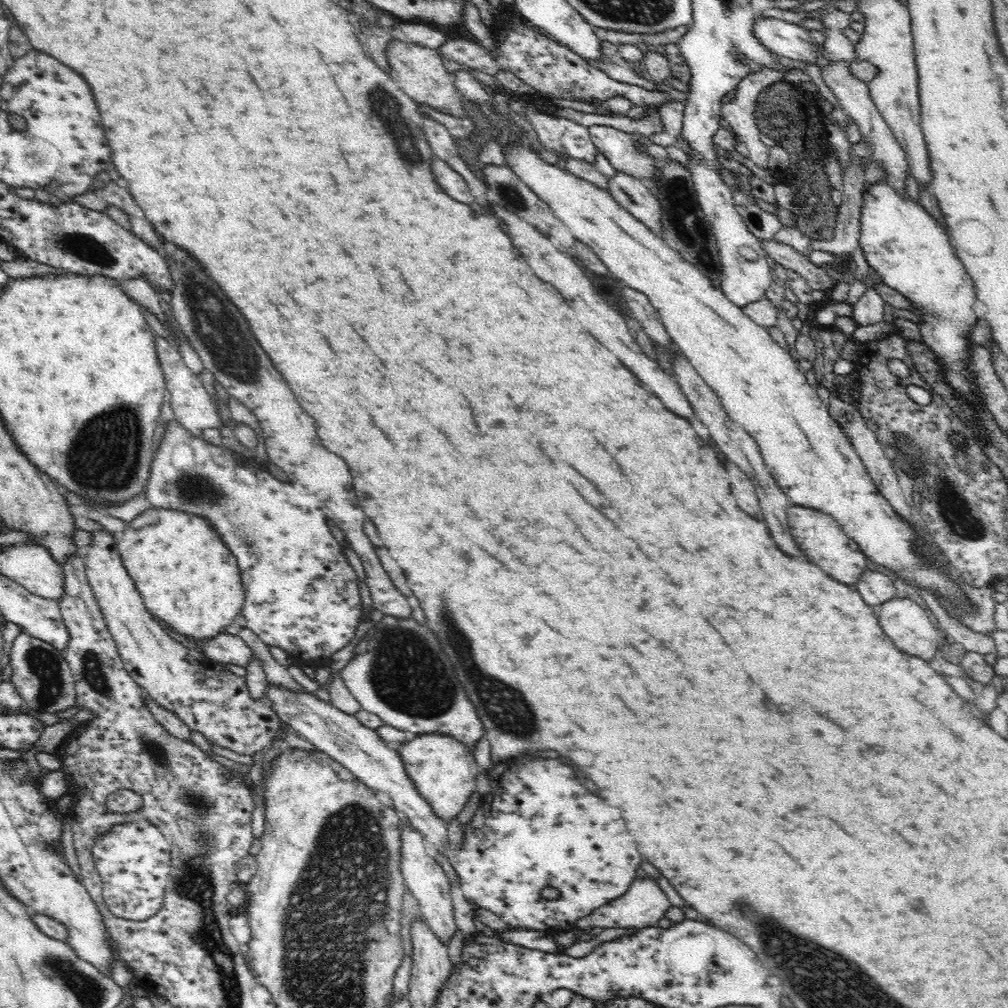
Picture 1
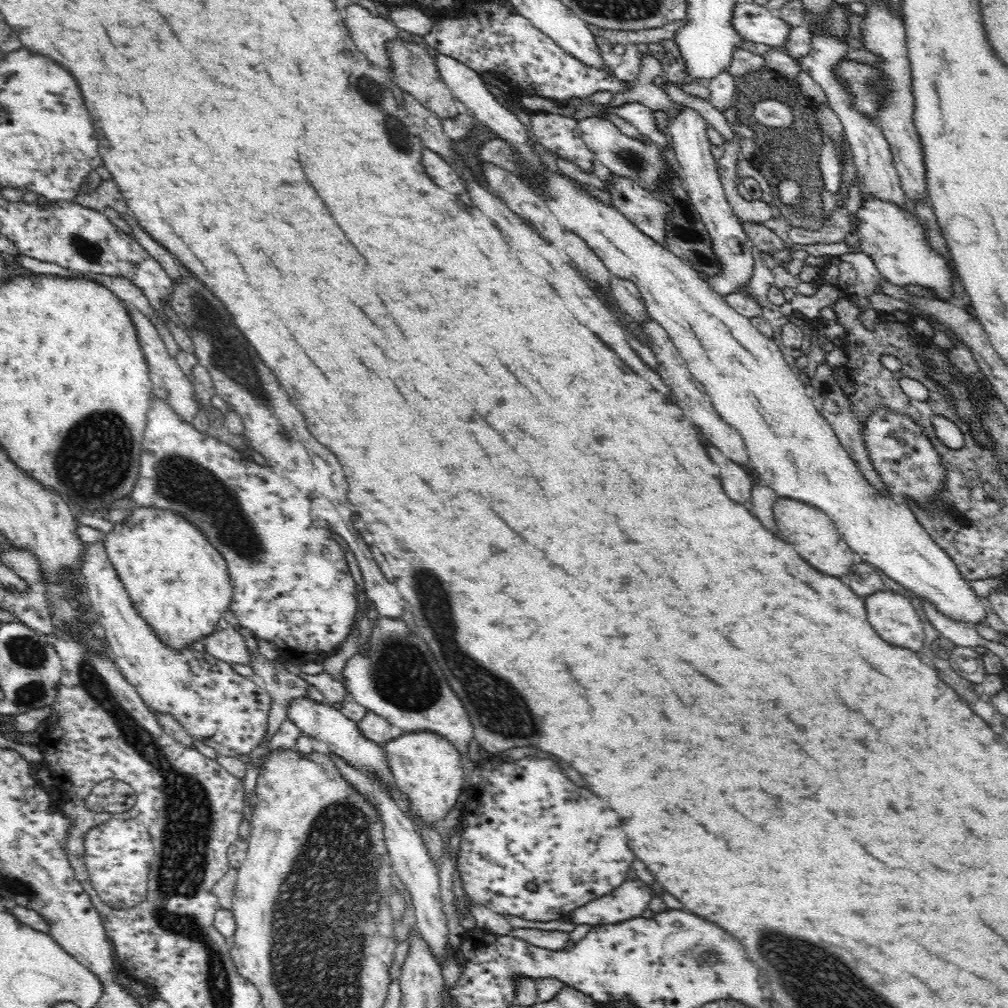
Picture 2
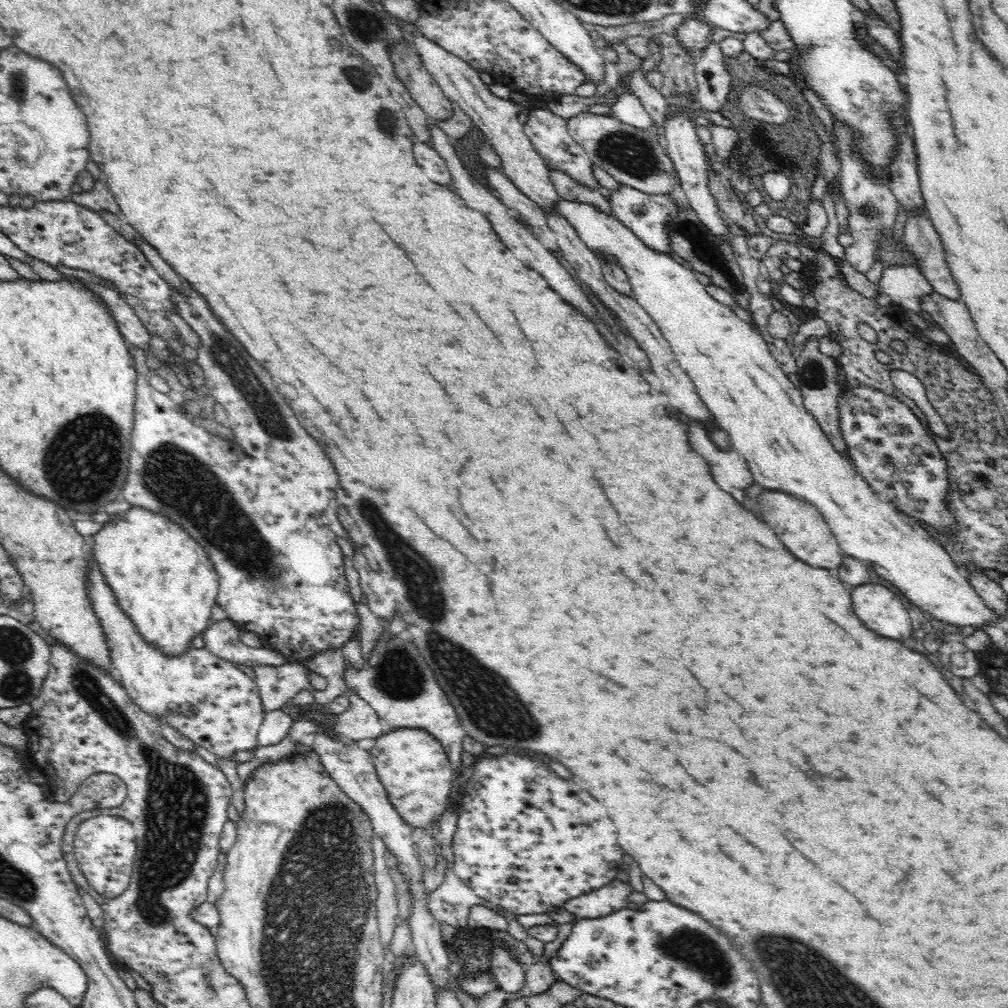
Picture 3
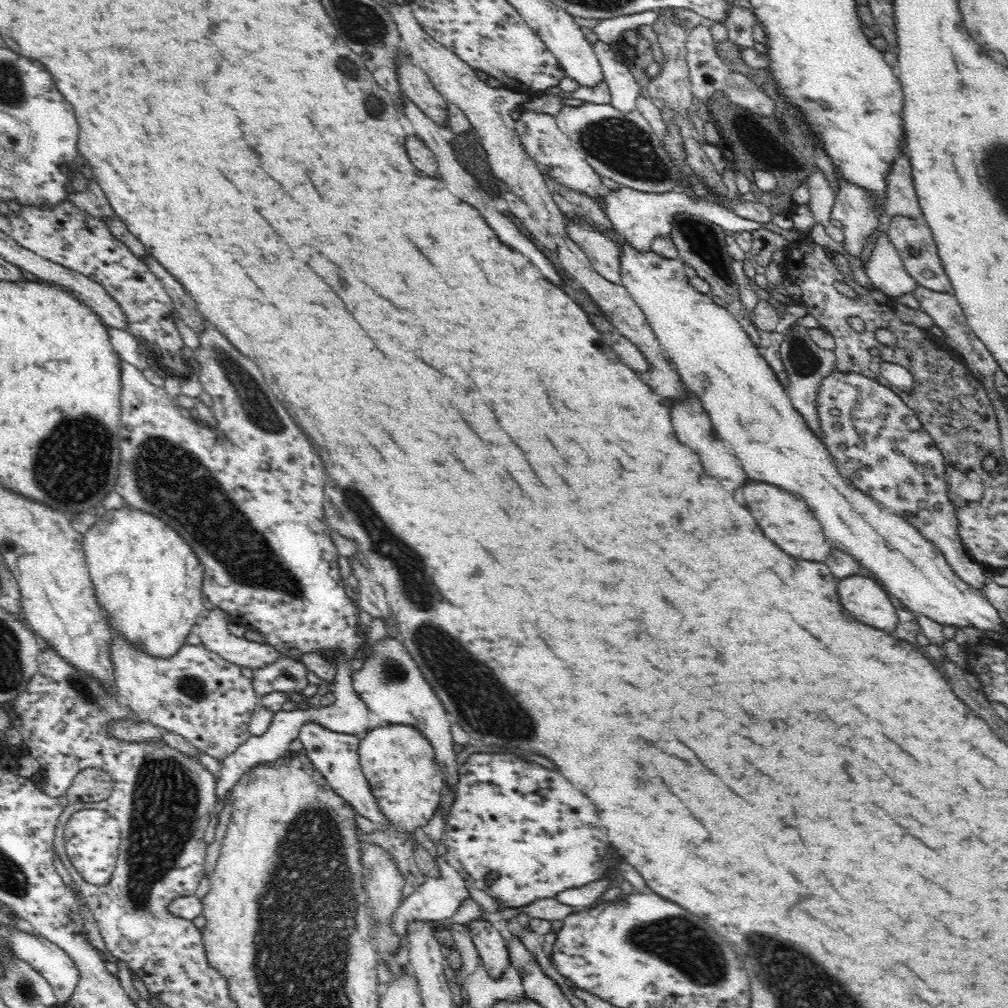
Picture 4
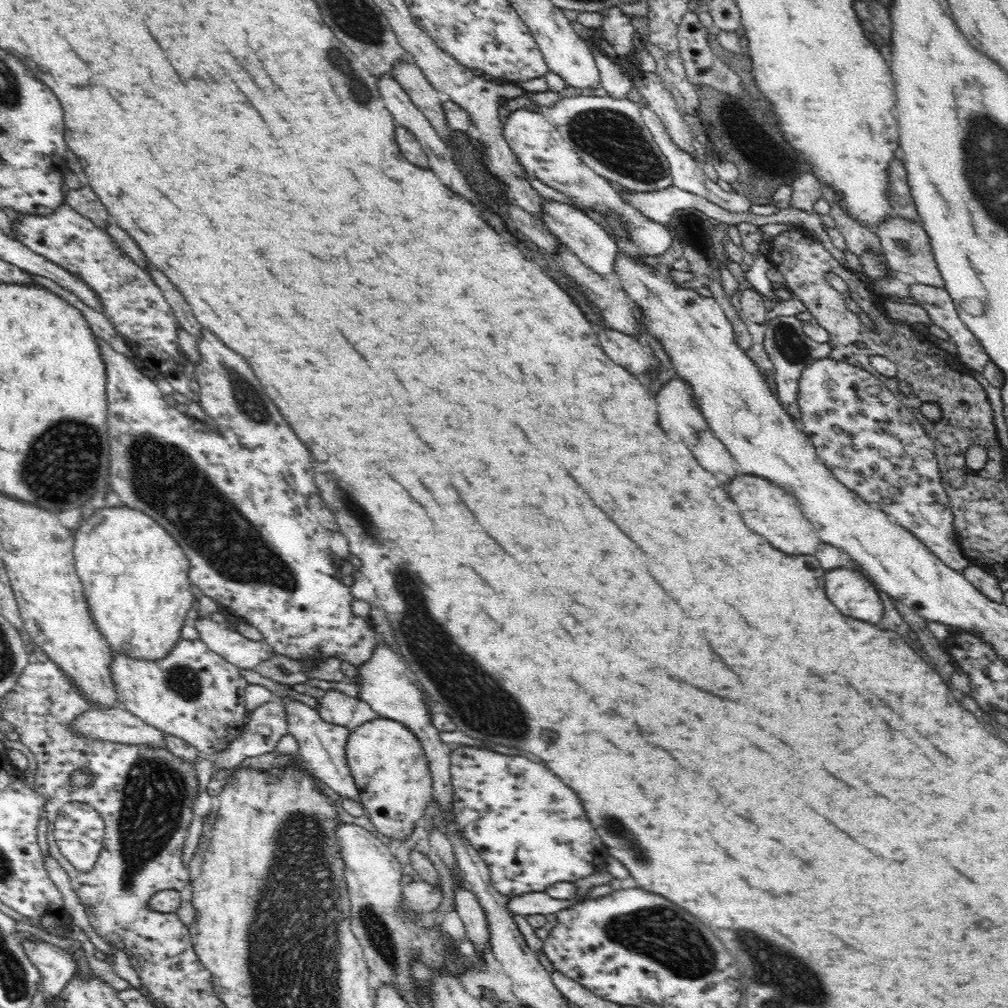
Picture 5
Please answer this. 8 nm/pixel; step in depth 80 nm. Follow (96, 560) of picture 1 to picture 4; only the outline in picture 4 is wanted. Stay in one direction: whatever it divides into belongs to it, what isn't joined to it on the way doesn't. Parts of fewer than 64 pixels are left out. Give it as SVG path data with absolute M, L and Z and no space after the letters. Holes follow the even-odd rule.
M125 636L114 638L110 656L114 669L114 689L118 695L126 699L128 708L136 713L138 719L148 720L161 730L165 729L186 738L197 749L207 752L220 762L236 752L240 745L248 744L250 722L260 700L251 679L242 673L237 664L202 647L178 652L170 658L155 658L149 652L135 646Z

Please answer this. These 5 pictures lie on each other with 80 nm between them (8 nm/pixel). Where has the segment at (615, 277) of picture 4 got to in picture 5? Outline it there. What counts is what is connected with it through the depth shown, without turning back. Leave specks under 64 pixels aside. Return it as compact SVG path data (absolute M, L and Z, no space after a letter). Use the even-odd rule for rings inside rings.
M546 200L543 208L546 214L546 224L544 225L560 243L566 248L572 250L586 266L589 266L594 272L603 275L610 275L615 272L616 260L620 254L616 238L608 232L601 224L598 224L587 213L580 212L566 204L551 202Z

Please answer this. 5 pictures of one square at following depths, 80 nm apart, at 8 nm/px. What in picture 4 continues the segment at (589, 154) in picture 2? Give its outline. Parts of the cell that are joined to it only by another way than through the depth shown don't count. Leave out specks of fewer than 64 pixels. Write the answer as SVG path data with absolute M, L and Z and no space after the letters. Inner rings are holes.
M524 110L516 115L516 132L526 152L537 162L544 176L556 178L560 184L584 192L588 196L602 198L610 190L602 183L601 176L588 164L586 157L572 141L560 130L556 117L546 113Z

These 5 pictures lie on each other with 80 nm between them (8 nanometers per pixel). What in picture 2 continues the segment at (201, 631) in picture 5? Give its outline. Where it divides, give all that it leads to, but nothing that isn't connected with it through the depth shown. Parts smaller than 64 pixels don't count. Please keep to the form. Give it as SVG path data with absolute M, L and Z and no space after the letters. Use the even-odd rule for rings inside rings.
M221 627L206 643L206 651L218 660L228 664L246 664L251 661L252 655L246 641L234 628Z

